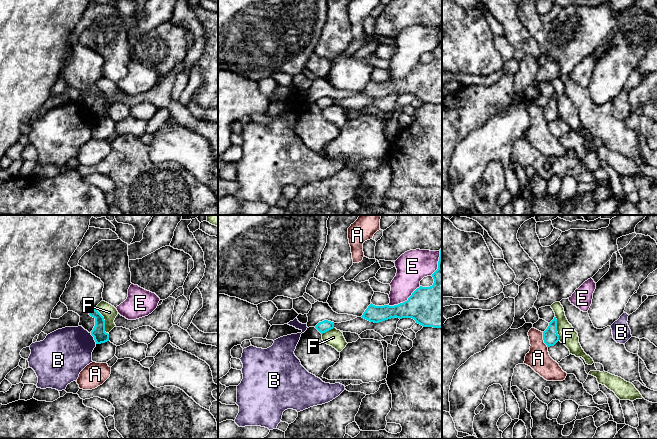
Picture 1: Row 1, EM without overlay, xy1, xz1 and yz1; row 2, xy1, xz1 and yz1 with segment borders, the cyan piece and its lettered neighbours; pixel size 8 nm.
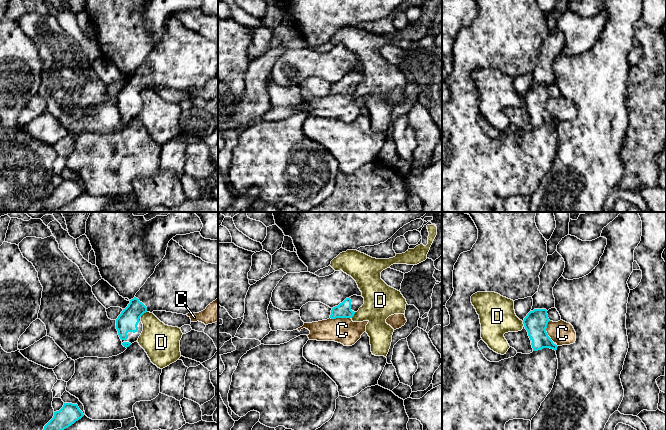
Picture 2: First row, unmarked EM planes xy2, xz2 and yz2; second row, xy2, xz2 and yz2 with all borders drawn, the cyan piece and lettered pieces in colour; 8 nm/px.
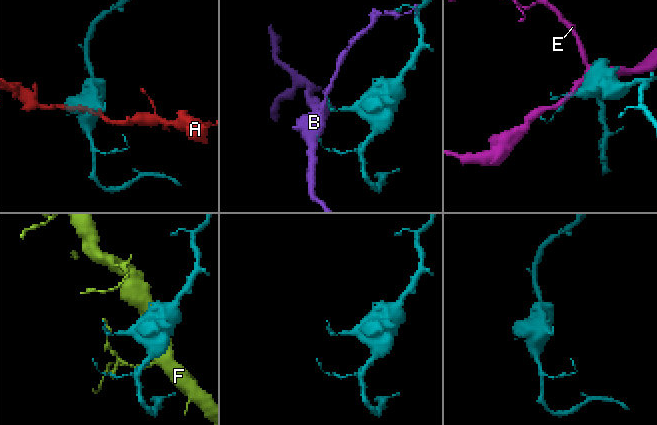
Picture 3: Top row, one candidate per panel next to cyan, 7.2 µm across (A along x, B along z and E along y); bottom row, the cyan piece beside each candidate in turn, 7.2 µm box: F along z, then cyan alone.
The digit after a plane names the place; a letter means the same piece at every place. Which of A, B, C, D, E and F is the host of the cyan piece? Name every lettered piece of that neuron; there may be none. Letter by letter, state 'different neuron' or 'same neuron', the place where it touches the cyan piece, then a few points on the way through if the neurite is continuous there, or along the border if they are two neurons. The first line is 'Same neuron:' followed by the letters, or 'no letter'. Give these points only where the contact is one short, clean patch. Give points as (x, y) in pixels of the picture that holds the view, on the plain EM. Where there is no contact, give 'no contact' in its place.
Same neuron: no letter
A: different neuron | yz1 (544, 116) | along yz1 (542, 108), (542, 114), (547, 123)
B: different neuron | xy1 (94, 114) | along xy1 (90, 109), (96, 119)
C: different neuron | yz2 (545, 107) | along yz2 (549, 96), (546, 102), (546, 109), (553, 117)
D: different neuron | xy2 (142, 90) | along xy2 (146, 87), (139, 93)
E: different neuron | xz1 (405, 77)
F: different neuron | xy1 (104, 98)

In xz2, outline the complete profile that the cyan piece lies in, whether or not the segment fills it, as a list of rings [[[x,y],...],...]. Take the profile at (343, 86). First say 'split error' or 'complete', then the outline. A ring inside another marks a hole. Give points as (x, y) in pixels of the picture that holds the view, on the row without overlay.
split error | [[[353,71],[346,74],[338,82],[333,83],[330,94],[352,94],[363,80],[364,74],[362,72]]]

